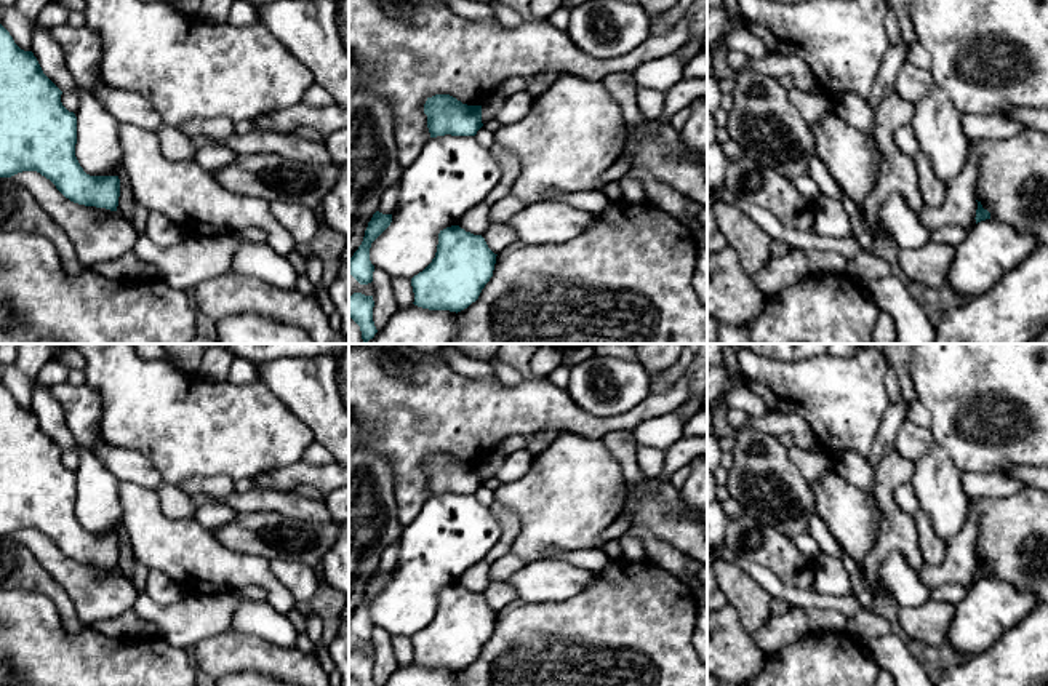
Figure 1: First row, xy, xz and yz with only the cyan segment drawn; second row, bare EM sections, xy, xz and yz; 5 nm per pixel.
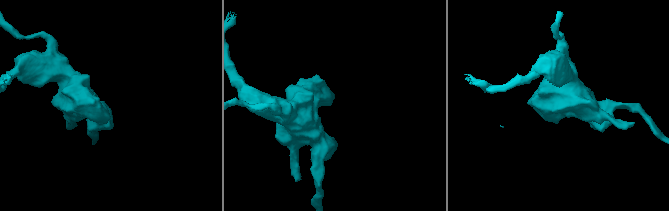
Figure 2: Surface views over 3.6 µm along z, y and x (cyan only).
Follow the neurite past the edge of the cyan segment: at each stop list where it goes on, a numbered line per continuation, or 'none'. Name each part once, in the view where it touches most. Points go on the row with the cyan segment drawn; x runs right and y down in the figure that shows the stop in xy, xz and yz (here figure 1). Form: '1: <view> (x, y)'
none

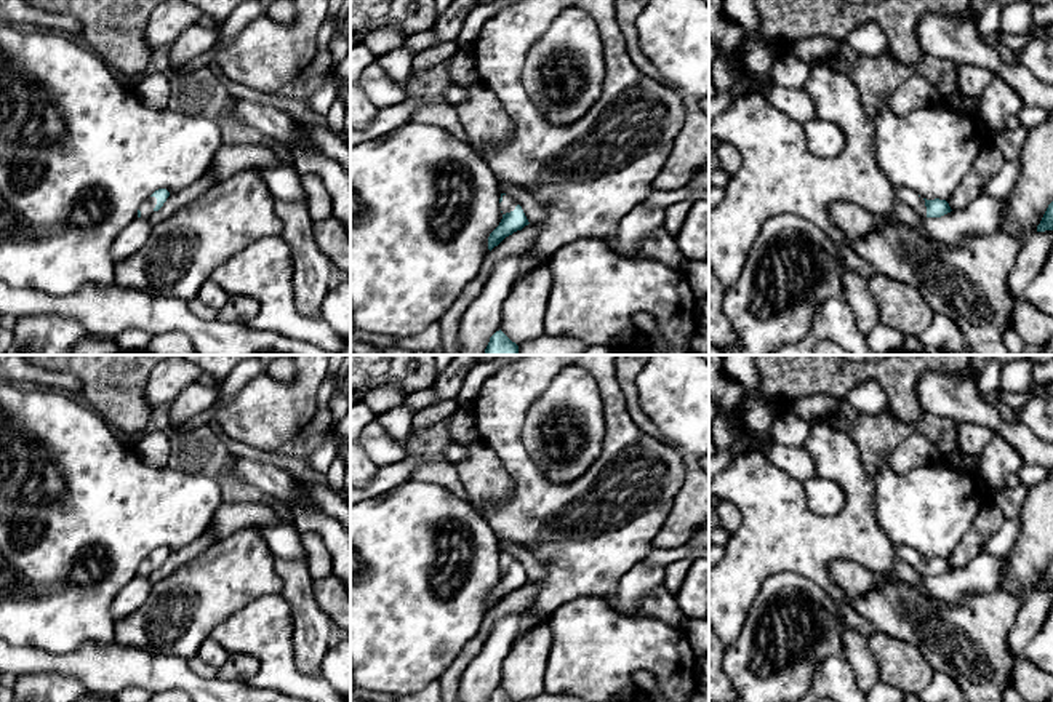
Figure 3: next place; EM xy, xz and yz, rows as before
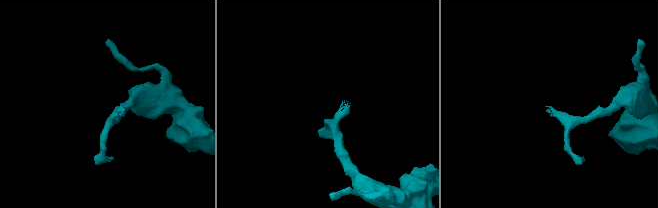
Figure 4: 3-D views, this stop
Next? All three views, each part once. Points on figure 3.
1: xz (508, 203)

